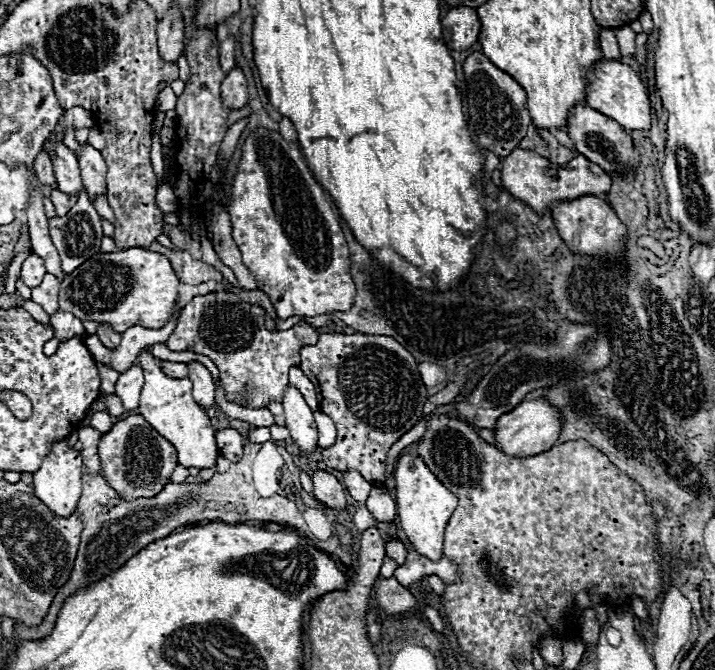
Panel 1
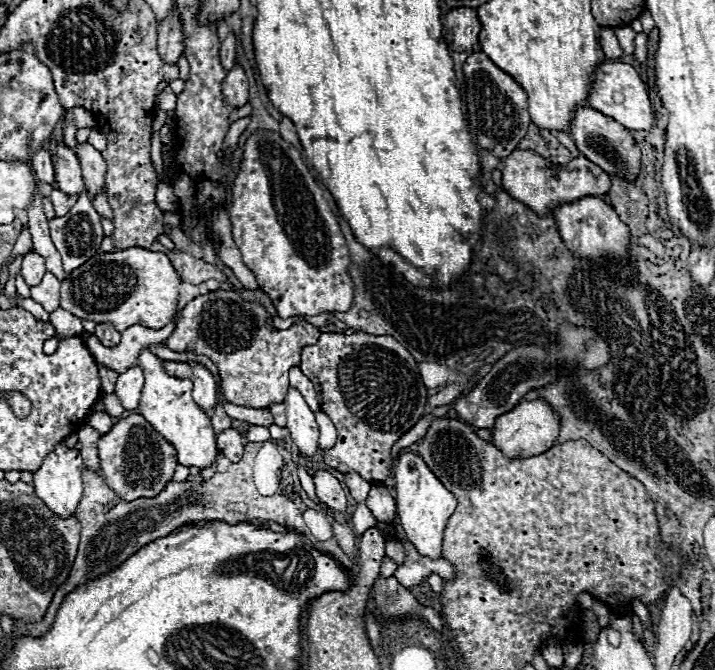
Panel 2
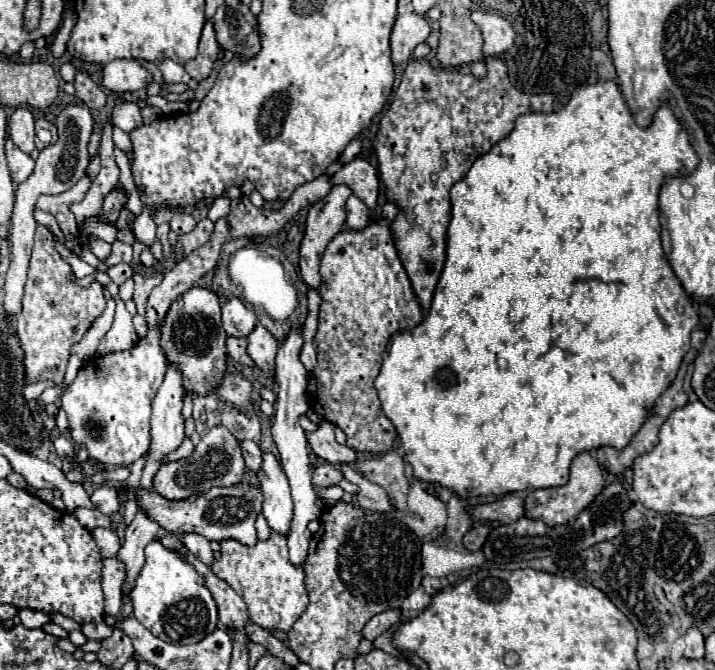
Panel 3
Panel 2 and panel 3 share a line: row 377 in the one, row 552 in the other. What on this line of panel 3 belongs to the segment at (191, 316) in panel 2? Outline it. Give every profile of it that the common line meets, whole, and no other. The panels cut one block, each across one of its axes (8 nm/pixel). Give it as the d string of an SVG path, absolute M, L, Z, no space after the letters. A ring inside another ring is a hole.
M272 532L268 540L258 540L254 546L242 546L240 542L226 540L222 544L222 556L212 564L214 574L224 580L236 594L240 594L248 606L250 622L264 630L288 632L308 606L308 594L304 586L304 568L294 566L288 560L286 536Z

